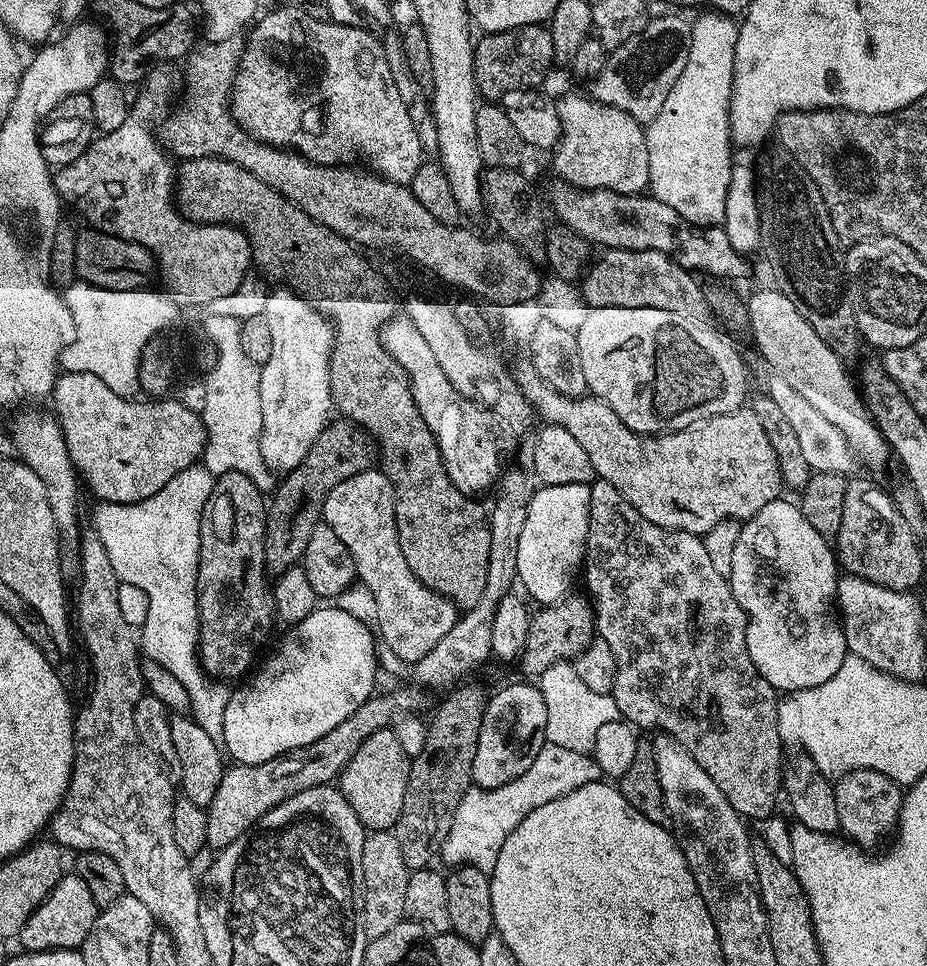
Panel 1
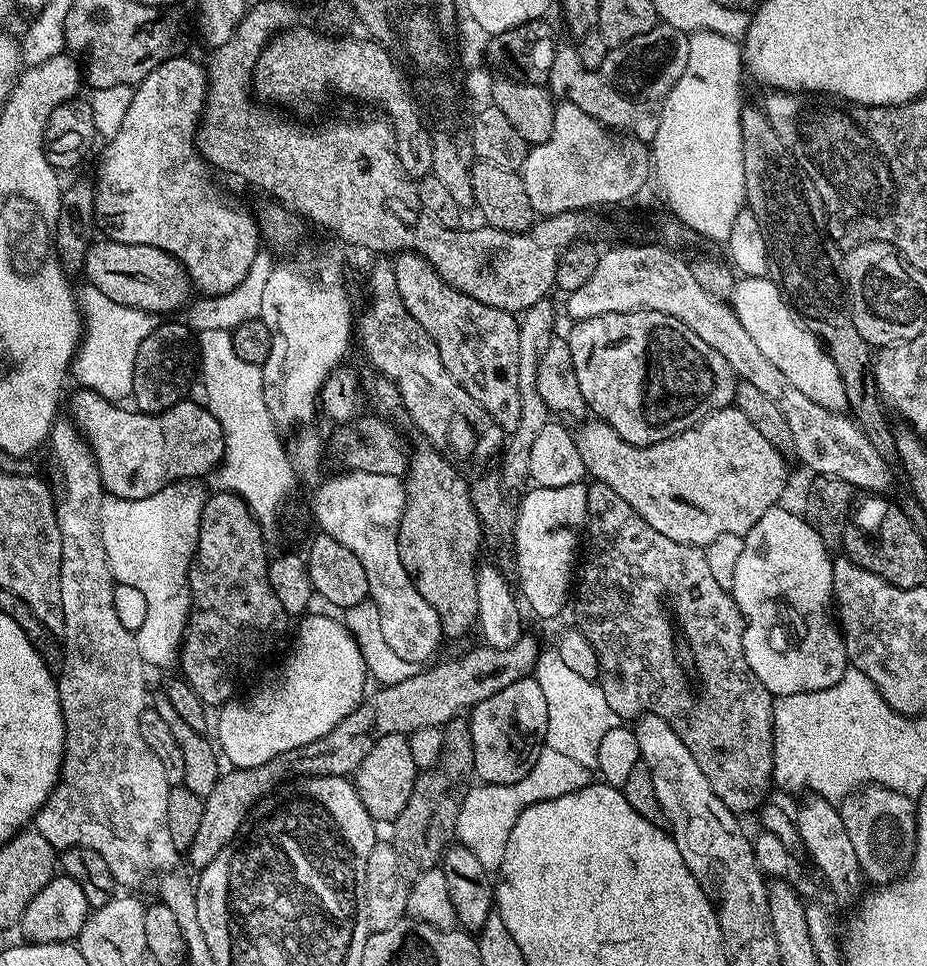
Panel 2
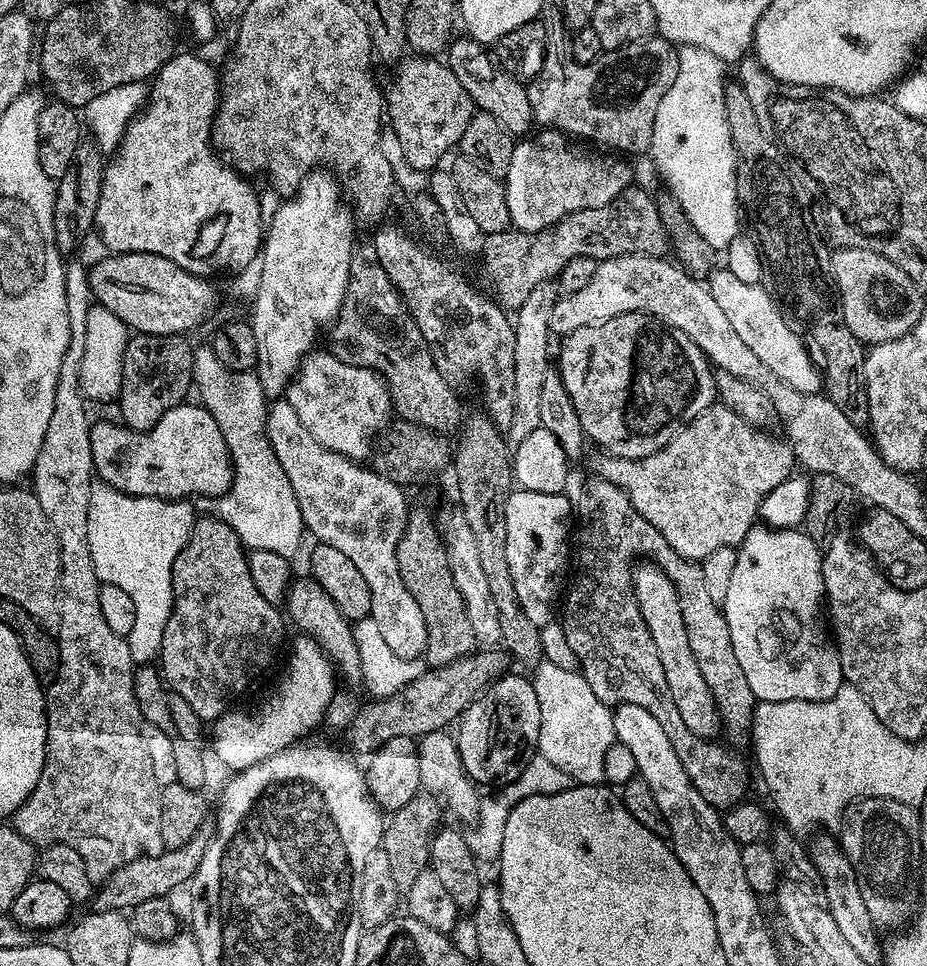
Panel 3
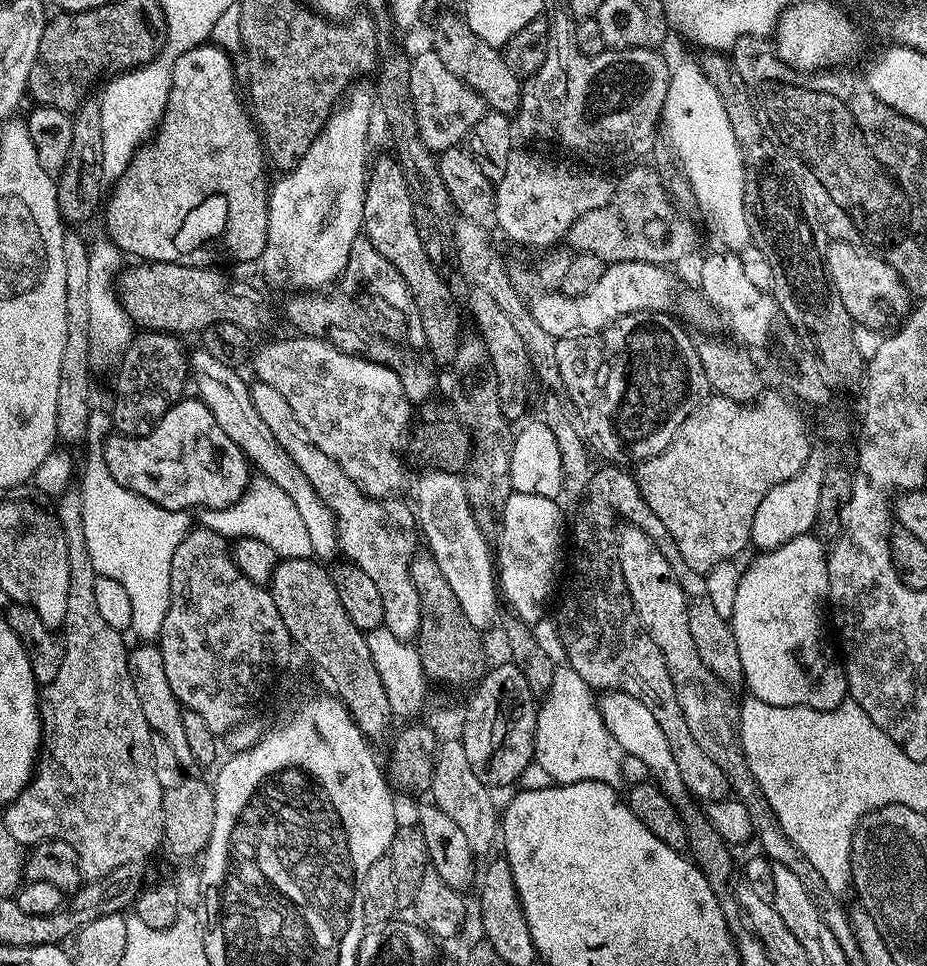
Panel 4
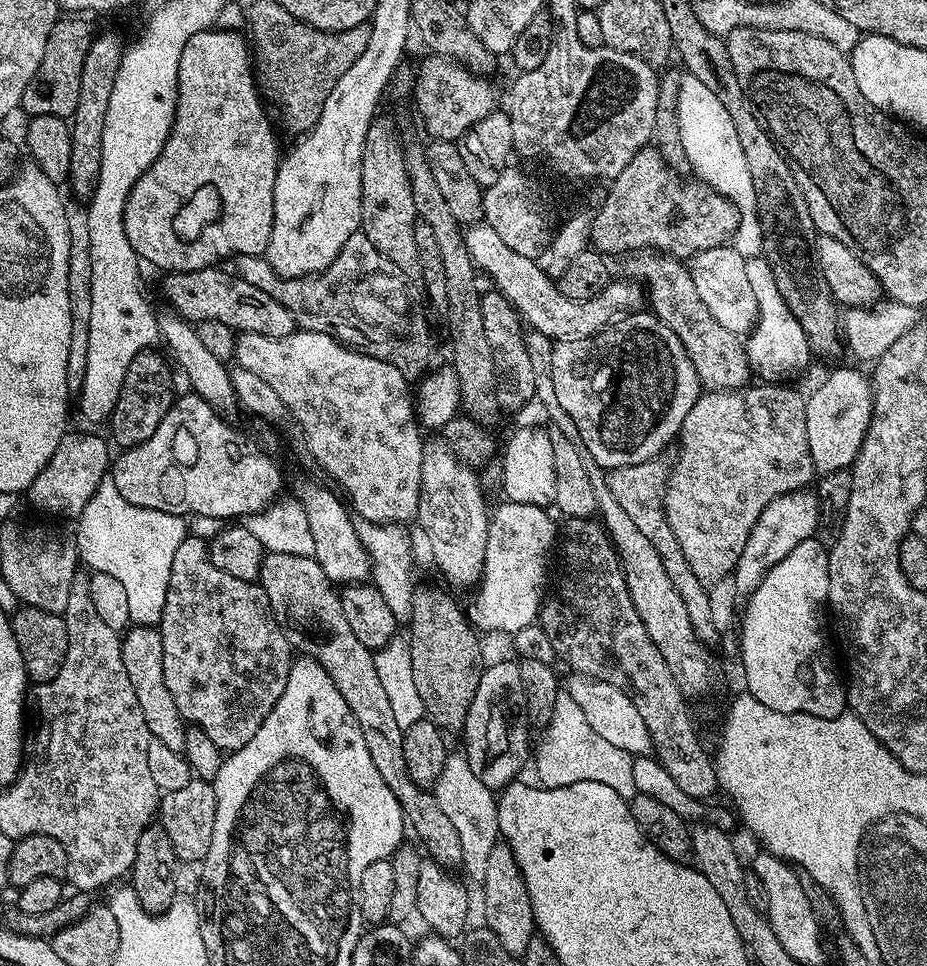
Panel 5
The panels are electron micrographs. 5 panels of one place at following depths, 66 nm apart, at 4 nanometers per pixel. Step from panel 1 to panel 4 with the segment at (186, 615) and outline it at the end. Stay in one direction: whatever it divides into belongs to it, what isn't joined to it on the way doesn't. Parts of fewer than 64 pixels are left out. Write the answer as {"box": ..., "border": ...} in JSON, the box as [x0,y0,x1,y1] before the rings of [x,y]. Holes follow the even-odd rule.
{"box":[78,454,190,642],"border":[[[96,454],[92,456],[84,464],[84,473],[79,473],[78,482],[80,478],[80,513],[82,514],[82,522],[78,527],[84,532],[84,545],[88,551],[88,561],[91,562],[92,568],[96,571],[97,576],[105,576],[106,578],[114,578],[114,582],[122,582],[122,586],[126,589],[126,594],[130,594],[130,610],[132,611],[132,627],[130,629],[131,635],[137,636],[137,641],[140,642],[152,642],[159,637],[162,630],[162,622],[166,618],[166,610],[170,606],[172,601],[172,595],[170,594],[170,570],[172,569],[172,559],[174,558],[174,550],[178,550],[178,546],[182,543],[185,536],[190,531],[190,523],[188,524],[188,518],[190,522],[190,516],[187,511],[183,512],[171,512],[166,510],[162,506],[158,506],[154,502],[150,502],[146,498],[142,498],[138,494],[134,494],[130,490],[126,490],[123,486],[116,481],[114,474],[110,474],[110,470],[106,466],[103,455]]]}

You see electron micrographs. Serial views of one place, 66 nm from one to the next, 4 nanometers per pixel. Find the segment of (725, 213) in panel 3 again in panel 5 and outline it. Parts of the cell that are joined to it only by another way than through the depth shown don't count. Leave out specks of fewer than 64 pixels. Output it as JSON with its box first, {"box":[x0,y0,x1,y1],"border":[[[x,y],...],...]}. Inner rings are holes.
{"box":[678,75,750,210],"border":[[[685,75],[685,80],[679,81],[678,94],[678,127],[685,136],[688,153],[683,159],[692,163],[697,172],[699,183],[707,184],[719,196],[732,201],[737,209],[742,210],[747,204],[750,181],[746,167],[746,154],[742,152],[742,142],[738,142],[738,130],[734,126],[734,118],[720,101],[720,96],[710,90],[710,86],[702,86],[694,75]]]}

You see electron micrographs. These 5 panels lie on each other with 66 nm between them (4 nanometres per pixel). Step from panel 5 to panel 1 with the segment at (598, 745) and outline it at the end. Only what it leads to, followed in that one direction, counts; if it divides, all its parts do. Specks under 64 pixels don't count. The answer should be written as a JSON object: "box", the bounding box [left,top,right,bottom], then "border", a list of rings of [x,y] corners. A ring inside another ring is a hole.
{"box":[538,662,621,753],"border":[[[572,662],[551,664],[538,678],[538,687],[546,702],[544,738],[547,743],[554,746],[562,746],[565,750],[591,753],[601,725],[621,719],[612,695],[591,691],[582,679],[578,678],[578,670]]]}

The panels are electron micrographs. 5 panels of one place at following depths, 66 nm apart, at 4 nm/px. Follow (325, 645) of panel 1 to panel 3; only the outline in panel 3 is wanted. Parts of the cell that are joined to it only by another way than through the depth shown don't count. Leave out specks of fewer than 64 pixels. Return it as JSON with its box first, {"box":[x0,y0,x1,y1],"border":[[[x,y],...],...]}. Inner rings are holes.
{"box":[210,638,338,770],"border":[[[300,638],[300,641],[292,648],[296,656],[288,660],[288,677],[281,682],[280,688],[276,688],[256,709],[249,712],[236,712],[229,710],[215,721],[213,730],[210,732],[210,744],[216,751],[216,756],[225,764],[228,770],[239,770],[249,768],[282,750],[291,748],[293,744],[303,741],[307,732],[312,732],[324,720],[324,715],[328,712],[328,707],[332,704],[332,699],[336,696],[336,680],[338,672],[327,653],[320,648],[320,643],[311,638]]]}

